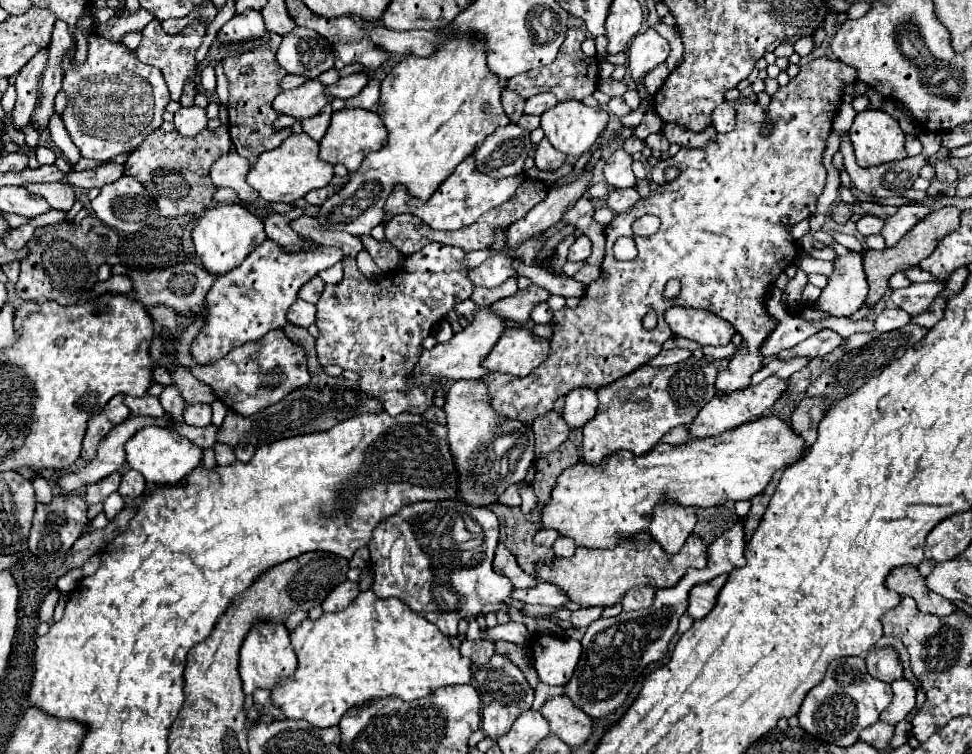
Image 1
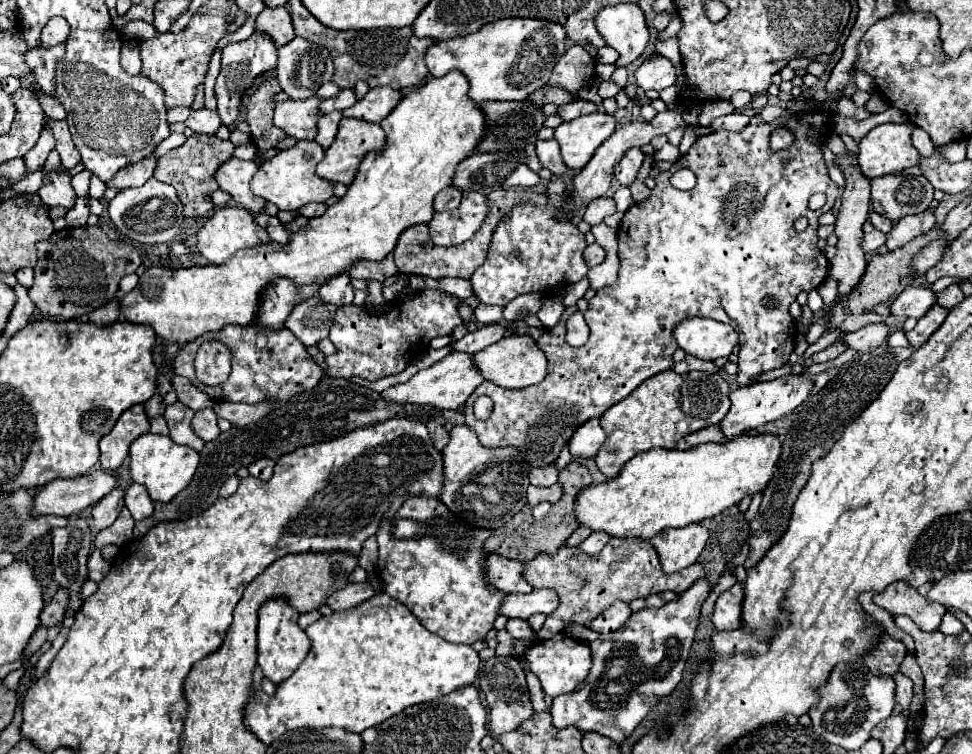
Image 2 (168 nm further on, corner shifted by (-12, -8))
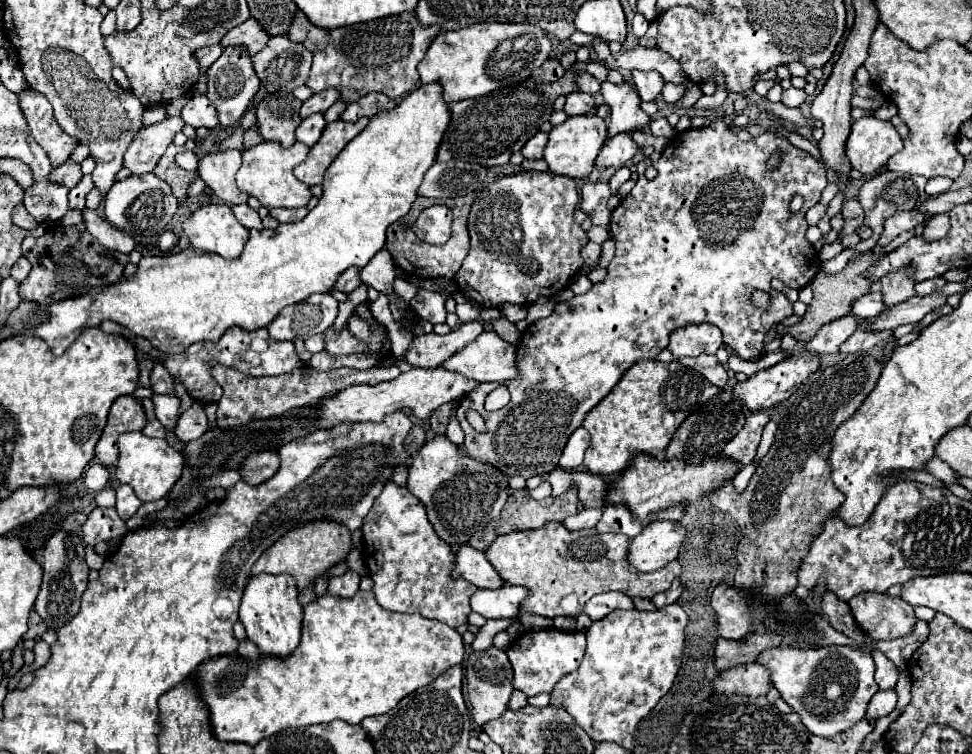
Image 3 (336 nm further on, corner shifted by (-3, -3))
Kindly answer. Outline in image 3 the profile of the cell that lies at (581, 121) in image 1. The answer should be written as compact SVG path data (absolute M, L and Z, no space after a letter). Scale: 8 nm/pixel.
M569 116L565 122L557 124L549 132L549 142L545 146L545 162L553 174L569 176L569 178L585 178L591 174L595 158L607 138L607 126L603 118L593 116Z

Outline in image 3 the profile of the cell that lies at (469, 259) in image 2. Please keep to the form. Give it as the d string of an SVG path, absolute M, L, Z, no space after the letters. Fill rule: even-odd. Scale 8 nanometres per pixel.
M477 192L473 194L467 194L467 196L459 196L459 198L449 198L449 200L432 199L418 196L417 200L413 203L411 212L397 220L393 226L389 226L387 230L387 242L385 242L385 248L389 250L389 254L393 256L395 264L411 274L411 276L419 276L419 278L453 278L457 274L457 270L461 268L465 256L469 254L469 230L467 230L467 218L469 218L469 210L471 210L471 204L477 200ZM440 204L449 206L455 210L455 224L453 224L453 234L451 234L451 240L441 244L441 246L433 246L433 244L425 244L422 240L419 240L413 232L413 224L415 220L419 218L421 212L429 208L429 206Z

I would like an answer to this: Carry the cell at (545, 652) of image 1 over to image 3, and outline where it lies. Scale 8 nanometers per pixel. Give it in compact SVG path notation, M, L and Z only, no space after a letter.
M555 628L523 632L507 650L509 662L515 672L513 686L525 692L527 696L551 692L565 674L571 674L573 670L577 670L583 654L585 654L585 634L583 632L563 632Z

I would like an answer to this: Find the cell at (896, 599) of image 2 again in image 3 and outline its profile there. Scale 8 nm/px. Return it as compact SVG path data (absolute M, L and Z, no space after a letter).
M867 592L853 596L849 606L857 624L877 640L907 636L917 624L913 606L899 596L893 598L881 592Z

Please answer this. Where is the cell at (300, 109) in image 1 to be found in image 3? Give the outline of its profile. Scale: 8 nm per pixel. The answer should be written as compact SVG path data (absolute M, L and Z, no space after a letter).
M271 94L257 104L257 130L265 140L275 140L289 148L295 144L295 130L301 122L301 100L293 94Z

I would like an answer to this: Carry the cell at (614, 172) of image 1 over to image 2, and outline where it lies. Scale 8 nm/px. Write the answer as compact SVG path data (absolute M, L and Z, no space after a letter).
M632 147L630 151L626 151L626 155L620 159L620 163L618 163L616 169L614 169L616 179L618 179L622 185L630 185L630 183L636 179L638 171L640 171L640 167L642 167L642 161L644 161L642 149Z

